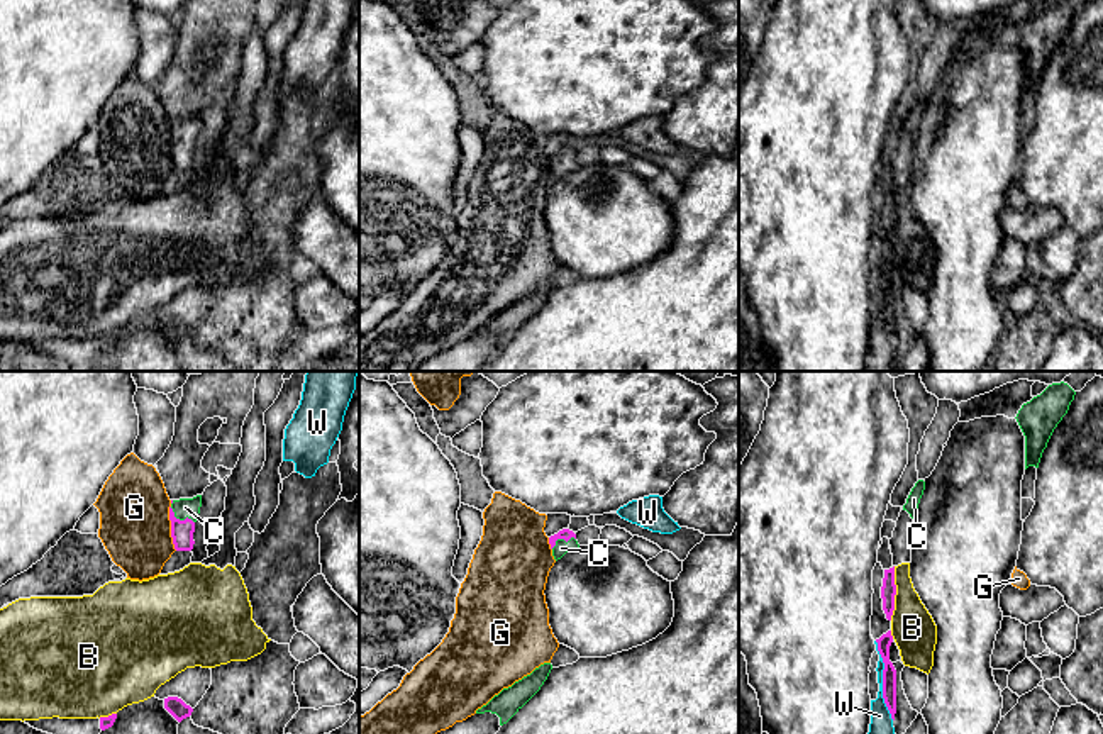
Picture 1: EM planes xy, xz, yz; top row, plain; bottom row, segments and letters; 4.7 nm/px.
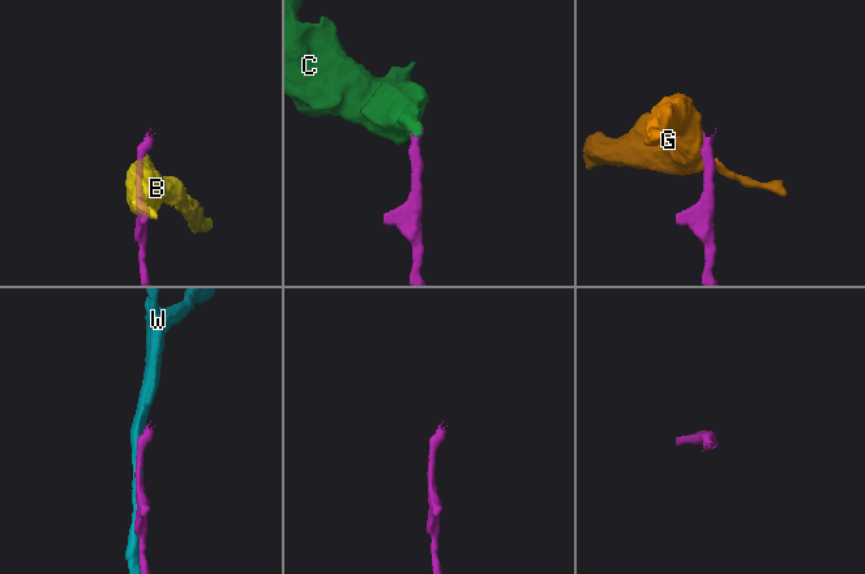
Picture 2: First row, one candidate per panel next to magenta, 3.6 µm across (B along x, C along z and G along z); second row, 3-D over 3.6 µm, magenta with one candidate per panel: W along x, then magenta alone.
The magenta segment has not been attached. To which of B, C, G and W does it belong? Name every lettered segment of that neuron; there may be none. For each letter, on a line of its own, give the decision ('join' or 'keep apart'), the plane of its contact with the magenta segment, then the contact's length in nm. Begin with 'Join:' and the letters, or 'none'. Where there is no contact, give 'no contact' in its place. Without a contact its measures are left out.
Join: C
B: keep apart; meets magenta in yz; contact 260 nm long
C: join; meets magenta in xy; contact 140 nm long
G: keep apart; meets magenta in xy; contact 220 nm long
W: keep apart; meets magenta in yz; contact 380 nm long

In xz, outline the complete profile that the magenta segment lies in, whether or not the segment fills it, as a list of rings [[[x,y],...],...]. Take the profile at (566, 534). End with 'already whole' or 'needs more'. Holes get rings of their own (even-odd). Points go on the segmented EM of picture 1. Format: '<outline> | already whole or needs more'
[[[563,529],[557,534],[551,536],[549,544],[556,561],[561,559],[566,553],[579,548],[576,534],[569,529]]] | needs more

